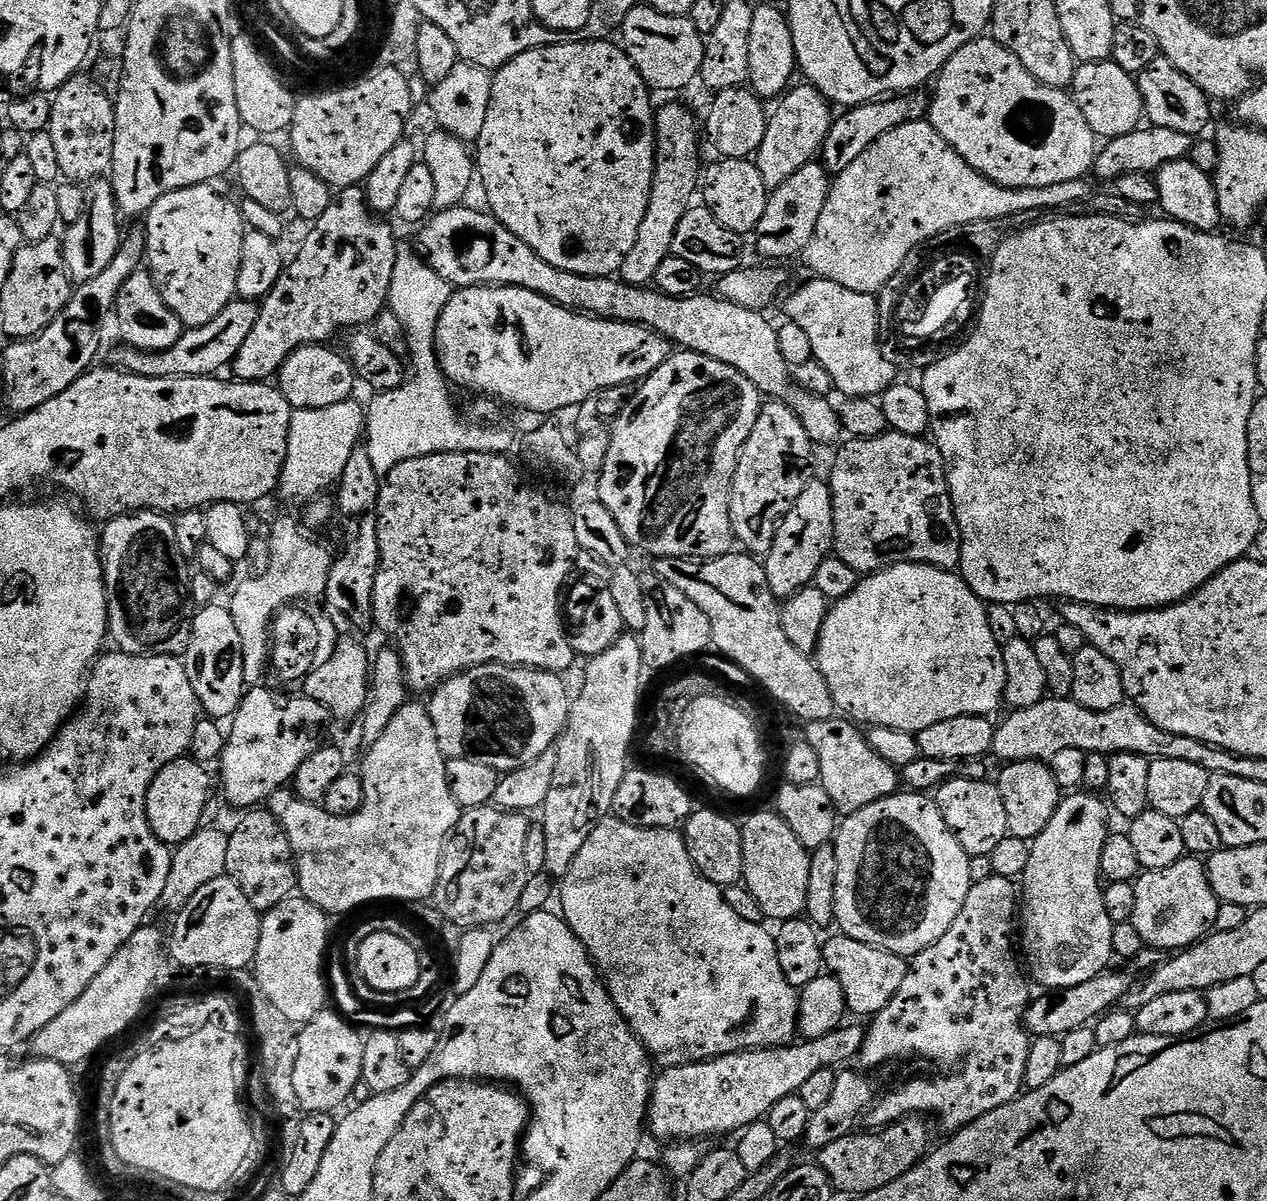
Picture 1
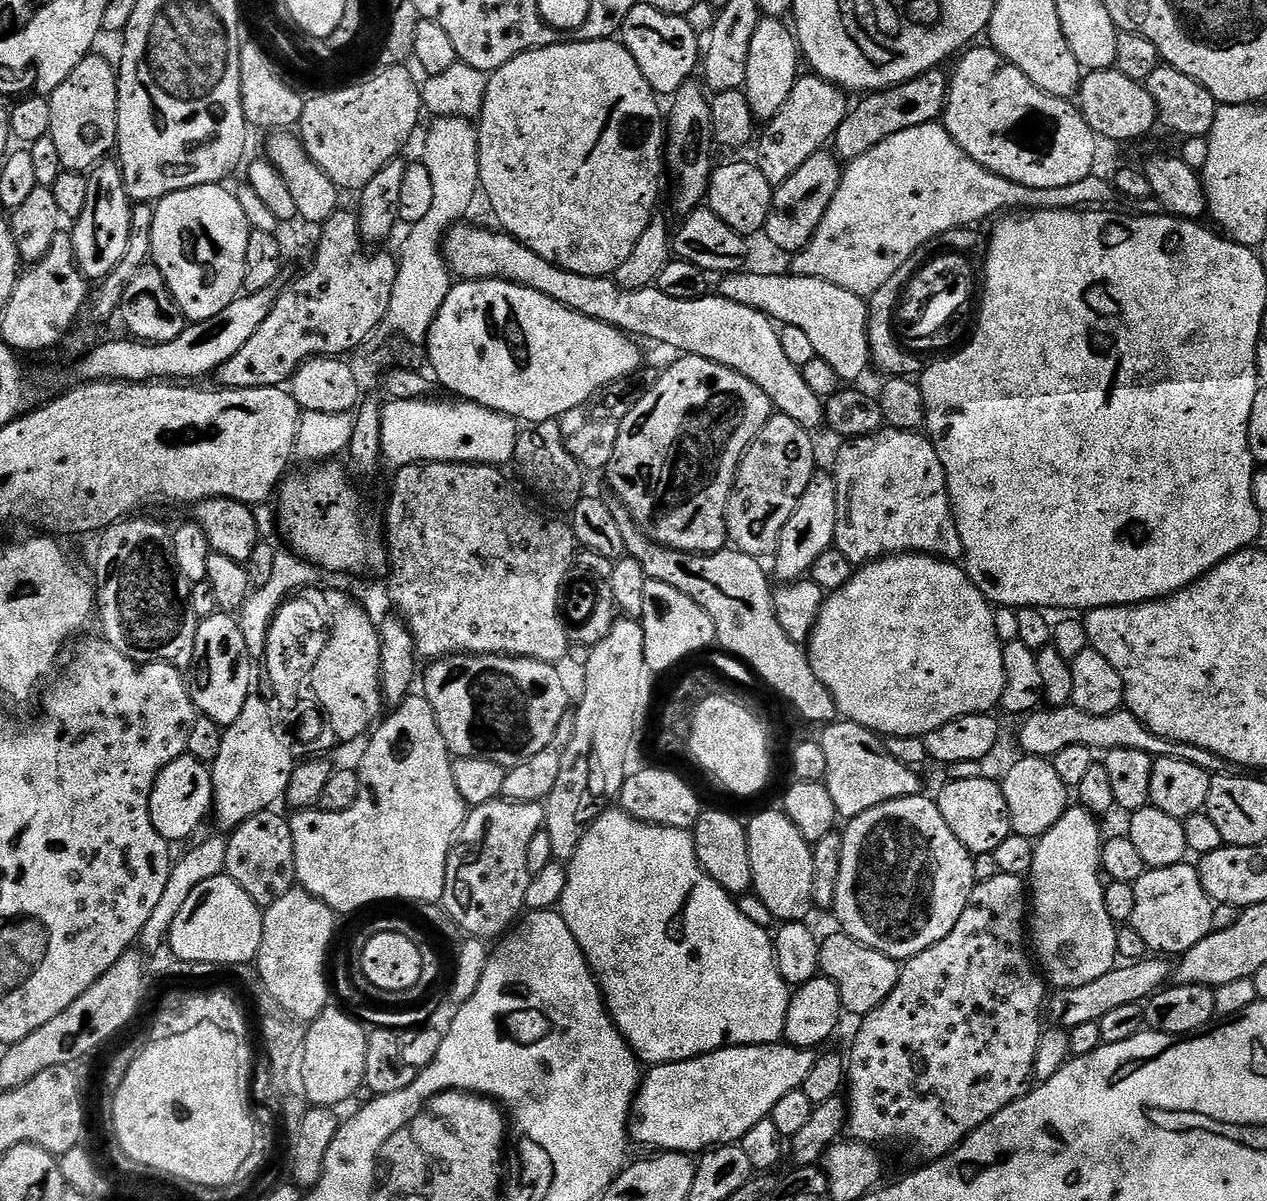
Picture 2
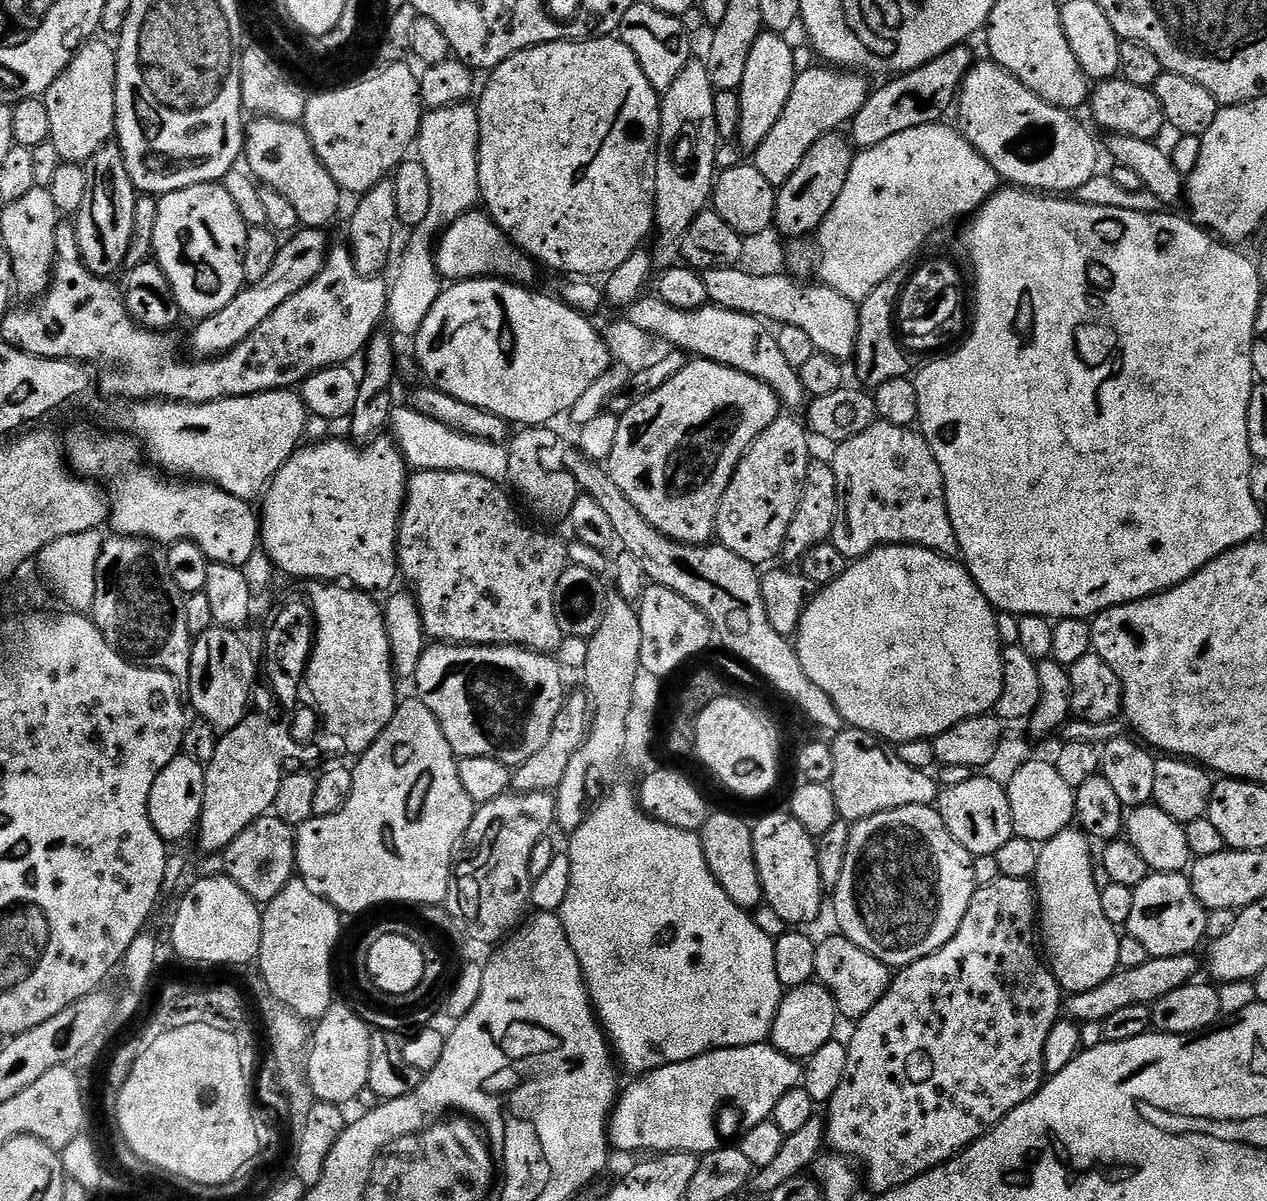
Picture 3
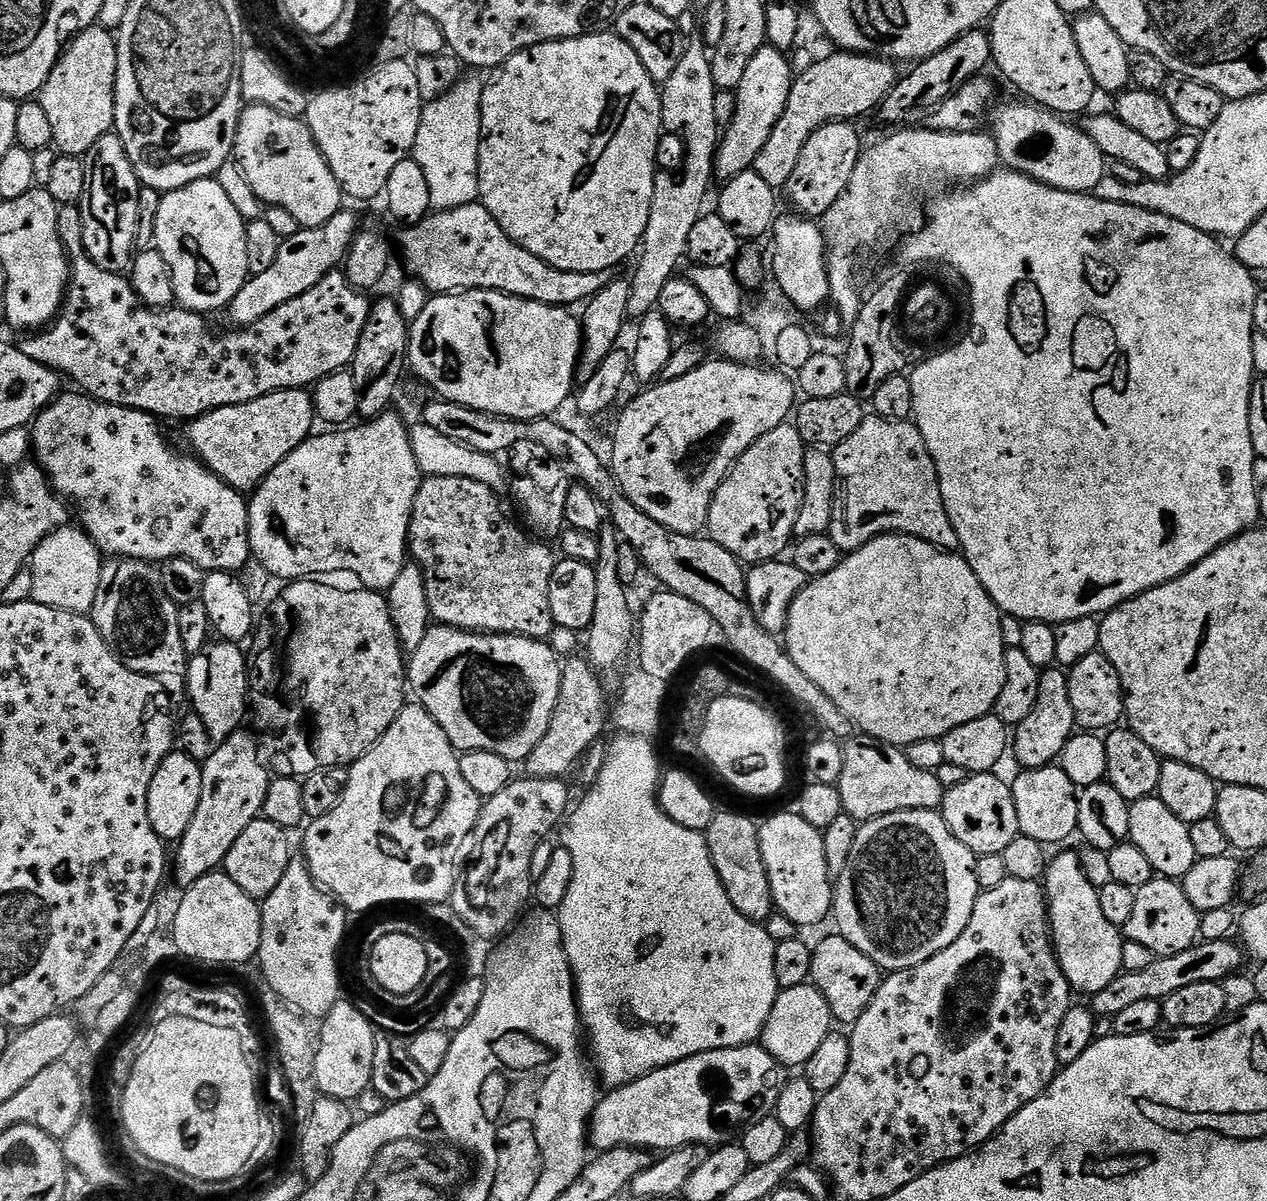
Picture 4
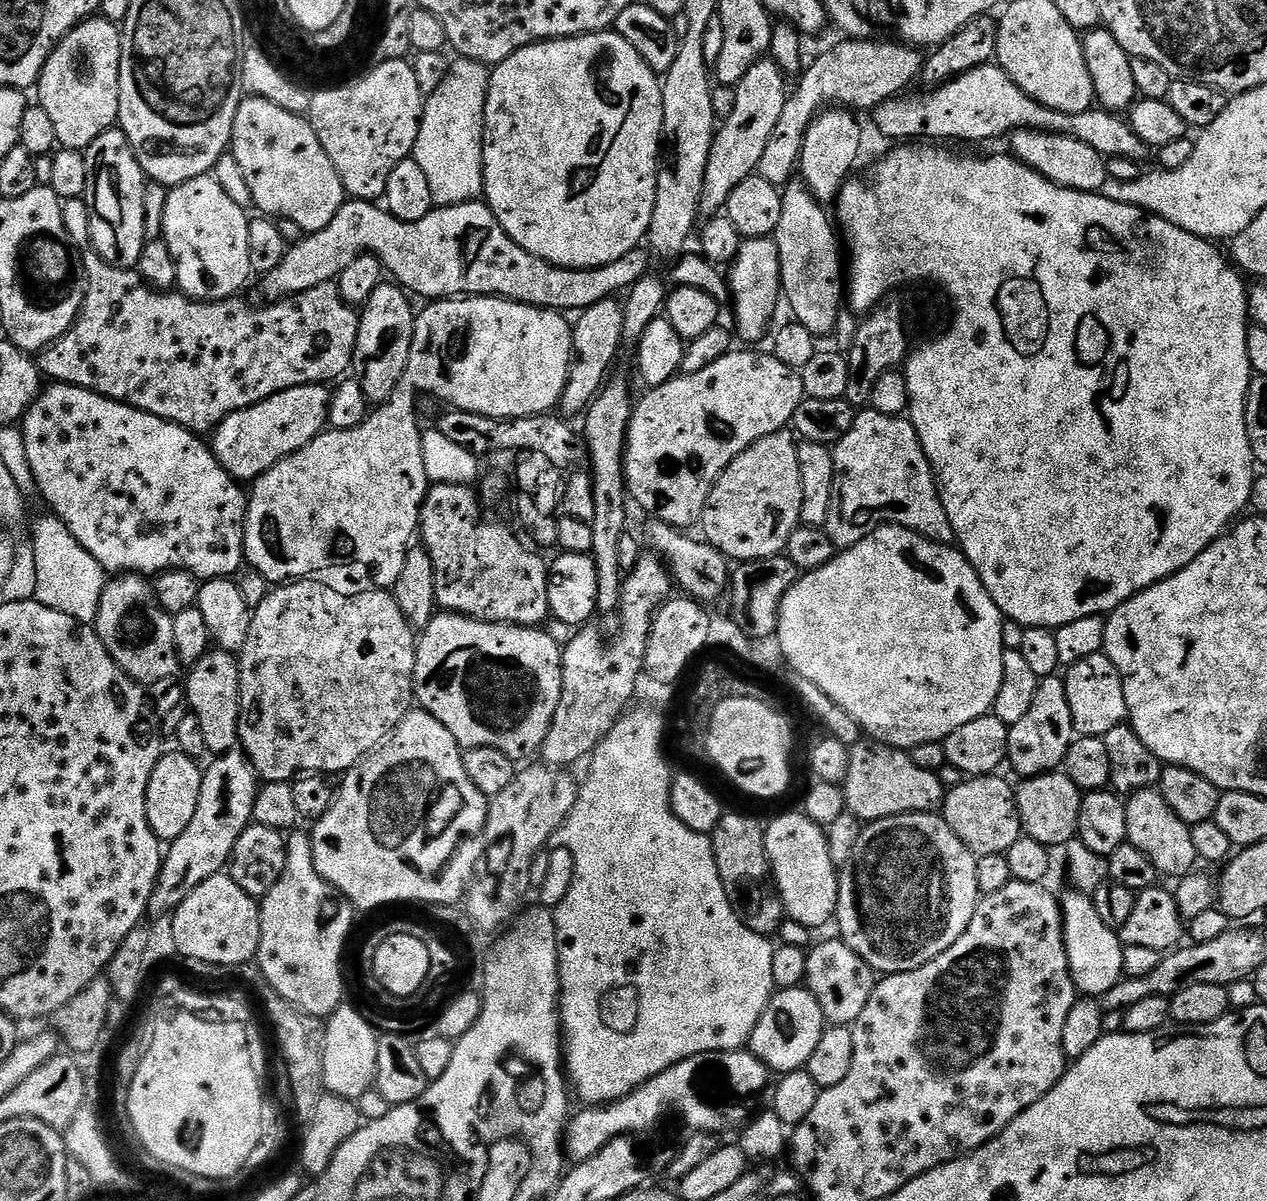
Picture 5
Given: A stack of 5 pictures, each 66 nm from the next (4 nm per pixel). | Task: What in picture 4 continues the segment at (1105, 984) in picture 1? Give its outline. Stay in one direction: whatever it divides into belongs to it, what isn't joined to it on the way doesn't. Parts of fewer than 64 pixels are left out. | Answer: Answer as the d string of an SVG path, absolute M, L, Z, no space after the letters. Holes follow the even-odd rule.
M1235 939L1206 940L1193 944L1190 950L1182 950L1182 954L1170 954L1153 959L1146 970L1133 972L1121 971L1120 975L1106 986L1106 990L1098 990L1091 997L1090 1007L1097 1017L1111 1018L1122 1010L1127 1010L1134 1002L1163 1001L1174 990L1183 990L1185 986L1194 986L1194 982L1224 981L1227 976L1235 976L1241 971L1240 956L1242 948Z

